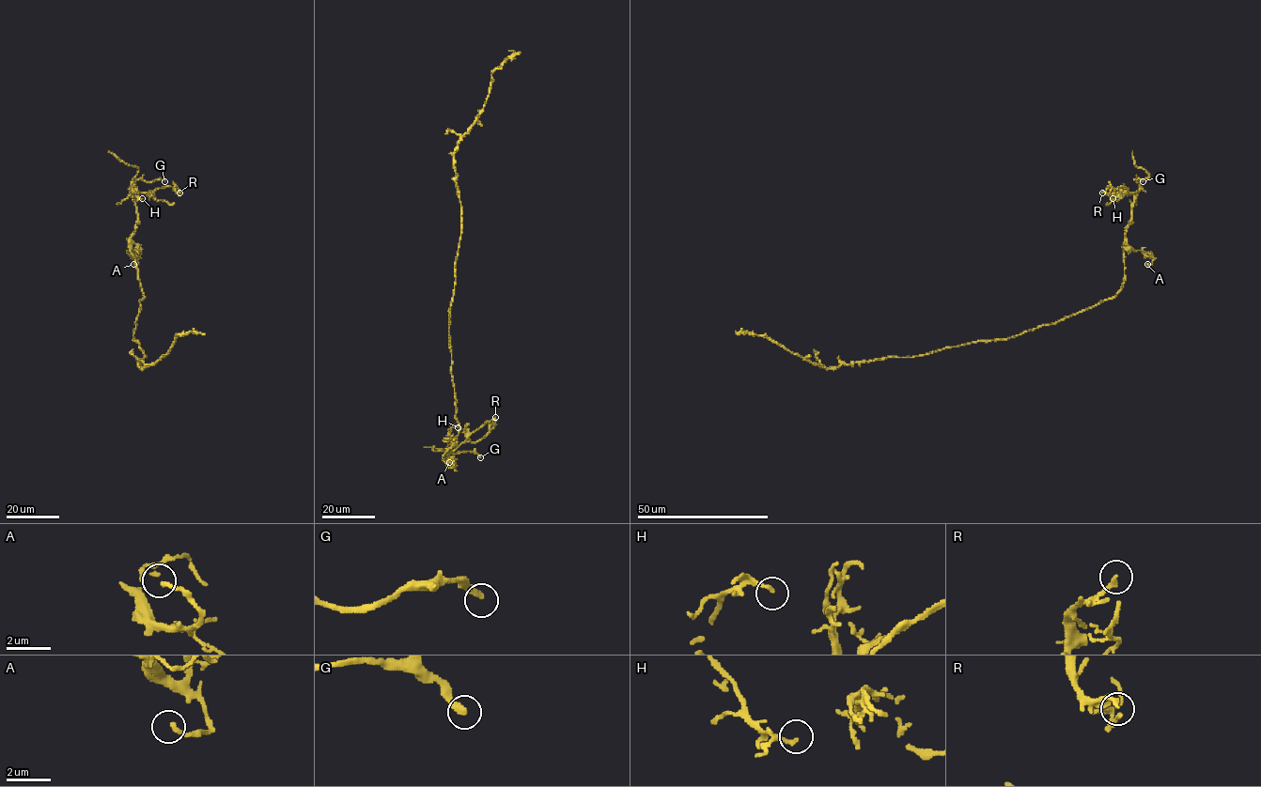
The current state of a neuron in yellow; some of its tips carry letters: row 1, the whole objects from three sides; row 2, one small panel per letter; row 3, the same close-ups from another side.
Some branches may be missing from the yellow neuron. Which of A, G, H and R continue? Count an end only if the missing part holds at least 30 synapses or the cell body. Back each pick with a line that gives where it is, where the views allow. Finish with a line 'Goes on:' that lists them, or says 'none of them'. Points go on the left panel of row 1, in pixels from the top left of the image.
Goes on: none of them

